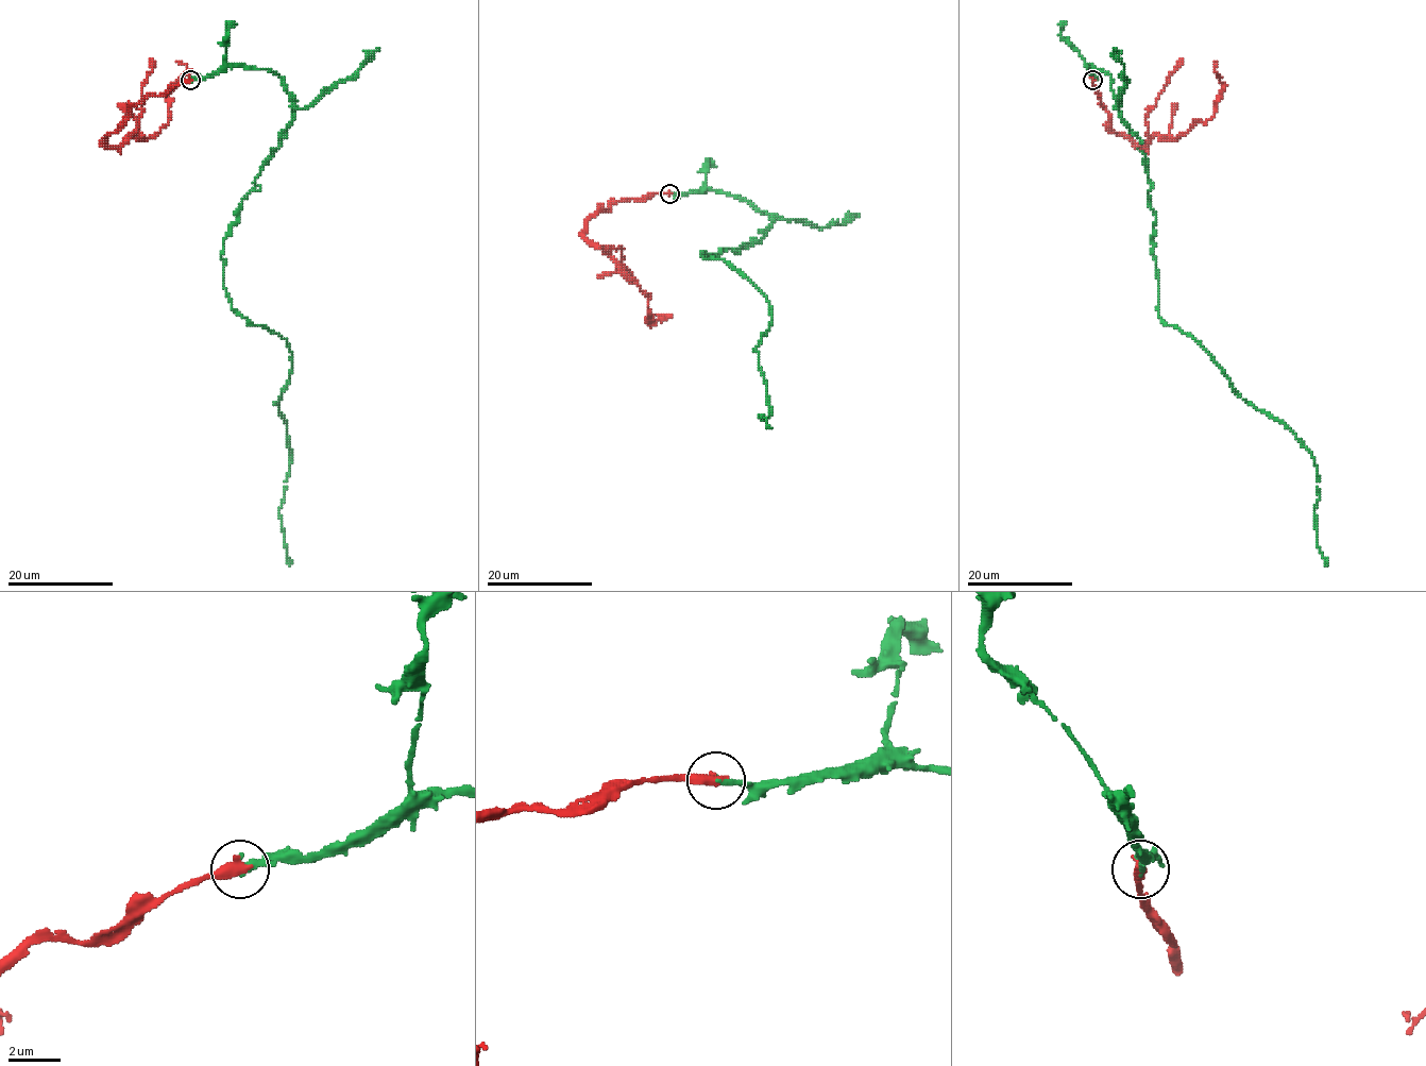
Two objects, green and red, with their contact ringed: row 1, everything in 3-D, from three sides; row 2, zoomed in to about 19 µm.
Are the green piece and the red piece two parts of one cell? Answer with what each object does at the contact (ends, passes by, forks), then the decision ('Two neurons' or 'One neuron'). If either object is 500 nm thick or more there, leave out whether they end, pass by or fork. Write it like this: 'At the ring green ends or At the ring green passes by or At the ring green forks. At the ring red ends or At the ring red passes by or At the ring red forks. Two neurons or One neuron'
At the ring green ends. At the ring red ends. One neuron

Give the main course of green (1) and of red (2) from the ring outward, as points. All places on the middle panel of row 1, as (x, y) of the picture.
1: (671, 193), (745, 199), (774, 221), (759, 242), (702, 253), (767, 298), (773, 320), (756, 348), (769, 427)
2: (669, 193), (615, 200), (587, 220), (584, 236), (648, 297), (651, 323), (666, 317), (655, 314)

